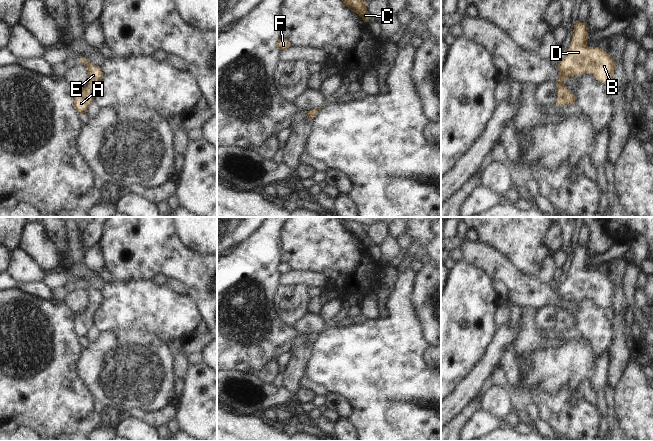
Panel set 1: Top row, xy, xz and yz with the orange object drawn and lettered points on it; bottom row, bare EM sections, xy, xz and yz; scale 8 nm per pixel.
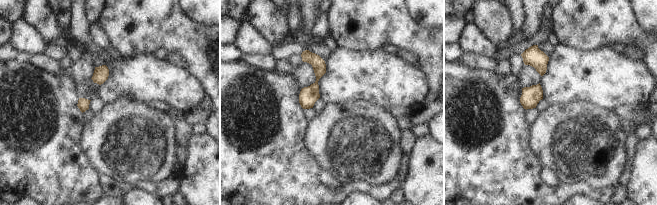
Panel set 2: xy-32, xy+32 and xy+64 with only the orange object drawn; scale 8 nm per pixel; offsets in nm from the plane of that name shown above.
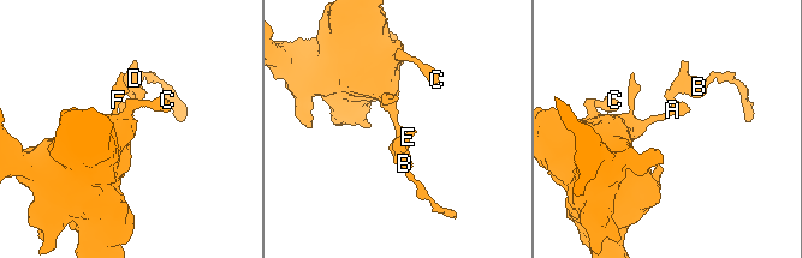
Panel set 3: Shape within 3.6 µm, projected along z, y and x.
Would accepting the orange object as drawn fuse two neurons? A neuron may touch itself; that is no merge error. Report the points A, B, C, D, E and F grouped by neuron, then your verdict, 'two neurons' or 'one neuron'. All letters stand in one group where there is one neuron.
A B C D E F; one neuron

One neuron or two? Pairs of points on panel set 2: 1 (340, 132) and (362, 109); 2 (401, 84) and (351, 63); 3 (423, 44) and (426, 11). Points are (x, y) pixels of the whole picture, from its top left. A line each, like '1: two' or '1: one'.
1: one
2: one
3: two

